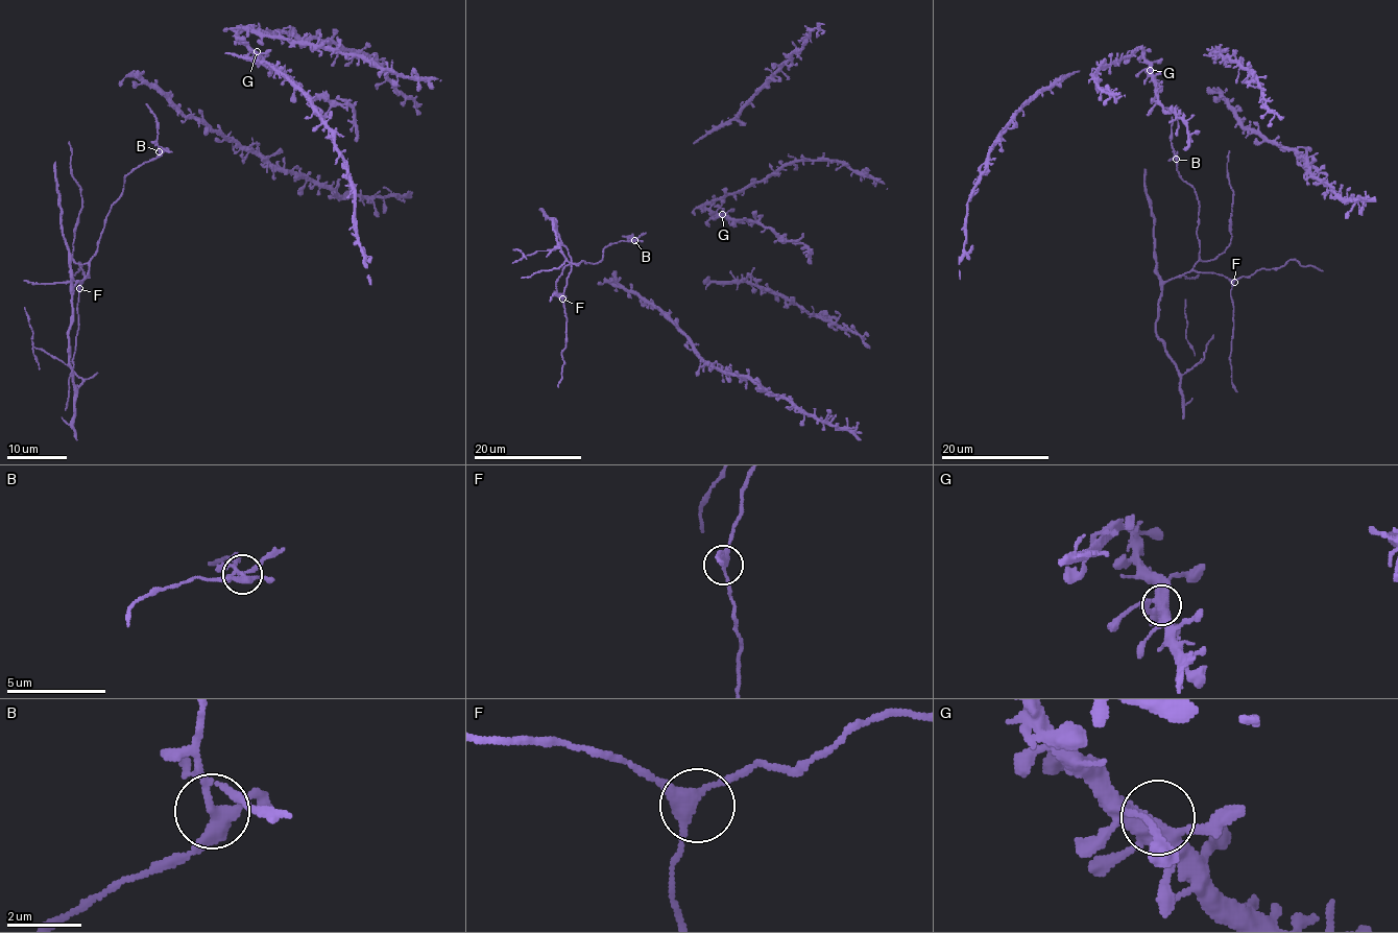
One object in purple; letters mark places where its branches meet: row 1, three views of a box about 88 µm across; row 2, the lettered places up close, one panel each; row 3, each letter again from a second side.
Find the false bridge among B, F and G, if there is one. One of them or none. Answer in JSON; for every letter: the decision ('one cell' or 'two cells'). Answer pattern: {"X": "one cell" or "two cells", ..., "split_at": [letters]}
{"B": "two cells", "F": "one cell", "G": "one cell", "split_at": ["B"]}

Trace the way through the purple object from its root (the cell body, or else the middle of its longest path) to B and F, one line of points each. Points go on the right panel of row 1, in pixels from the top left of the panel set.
B: (1171, 125), (1171, 145), (1176, 159)
F: (1171, 125), (1176, 168), (1195, 190), (1199, 204), (1196, 235), (1200, 253), (1194, 268), (1222, 273), (1234, 282)

